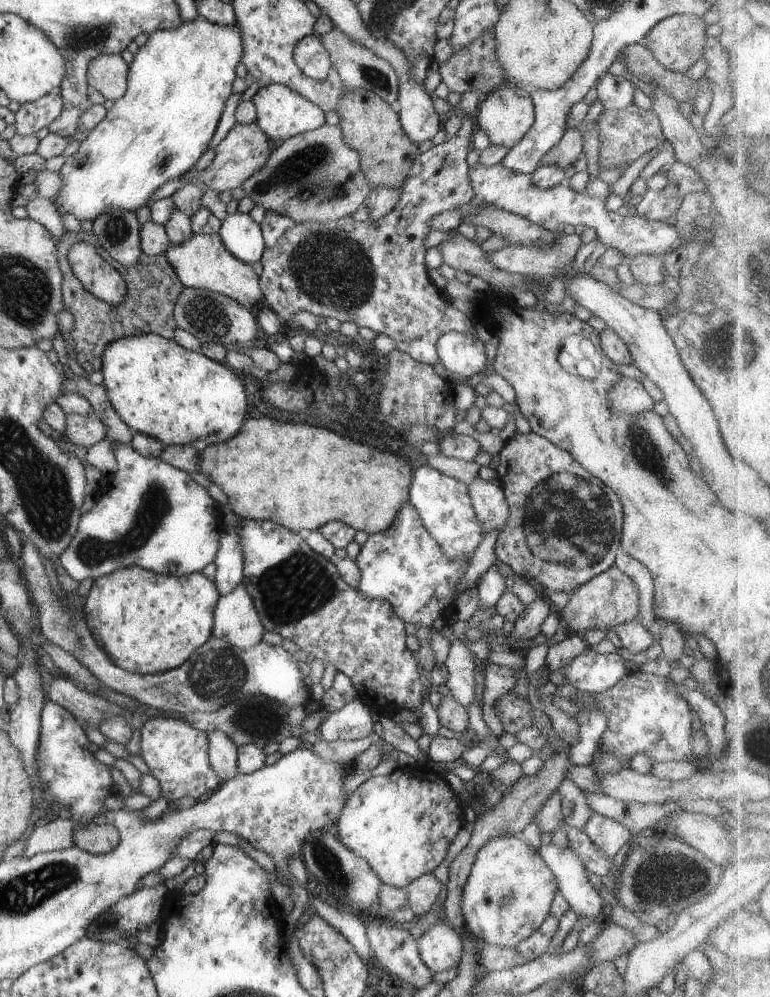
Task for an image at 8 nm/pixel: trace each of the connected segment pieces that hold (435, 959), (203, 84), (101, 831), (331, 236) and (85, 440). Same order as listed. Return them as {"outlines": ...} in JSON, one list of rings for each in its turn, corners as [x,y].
{"outlines":[[[[445,922],[432,925],[416,942],[422,962],[433,975],[461,964],[460,931]]],[[[198,17],[183,21],[178,28],[150,33],[148,41],[139,48],[129,65],[124,96],[107,110],[104,120],[94,126],[78,151],[57,171],[62,176],[62,186],[53,200],[57,212],[84,222],[108,210],[136,212],[147,209],[158,188],[193,170],[214,138],[243,54],[244,40],[238,24],[218,24]]],[[[95,823],[84,828],[78,828],[72,833],[73,844],[78,849],[85,850],[95,856],[112,852],[120,842],[120,835],[114,825]]],[[[461,116],[461,122],[462,127],[450,140],[434,145],[414,159],[410,176],[401,186],[398,204],[380,220],[362,222],[349,215],[325,223],[294,222],[290,217],[266,211],[259,224],[266,248],[260,259],[263,268],[259,276],[263,304],[270,306],[283,322],[293,321],[296,312],[307,310],[314,316],[354,322],[359,328],[366,326],[377,335],[392,338],[398,350],[430,366],[439,362],[436,343],[445,332],[476,334],[475,322],[452,307],[443,291],[428,276],[428,267],[424,264],[427,252],[424,240],[432,230],[430,220],[444,211],[458,210],[475,198],[468,178],[470,166],[466,161],[468,152],[473,148],[474,120]]],[[[94,412],[87,417],[74,413],[68,414],[64,433],[70,442],[85,447],[94,446],[98,441],[107,438],[106,425],[102,424],[102,420]]]]}

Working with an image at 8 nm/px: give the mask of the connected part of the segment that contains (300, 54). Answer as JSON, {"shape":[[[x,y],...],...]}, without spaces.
{"shape":[[[309,33],[299,37],[293,50],[293,60],[304,72],[304,76],[317,81],[325,81],[333,66],[326,46],[316,35],[316,33]]]}

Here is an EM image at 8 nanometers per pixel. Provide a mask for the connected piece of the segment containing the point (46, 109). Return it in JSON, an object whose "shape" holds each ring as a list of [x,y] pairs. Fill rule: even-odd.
{"shape":[[[54,88],[38,100],[21,104],[10,118],[15,122],[16,134],[34,135],[40,128],[52,124],[62,112],[61,88]]]}

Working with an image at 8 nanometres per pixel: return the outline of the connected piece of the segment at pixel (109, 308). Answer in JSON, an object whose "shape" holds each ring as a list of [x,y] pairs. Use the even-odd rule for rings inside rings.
{"shape":[[[66,230],[64,238],[56,242],[56,248],[58,264],[60,264],[60,270],[62,270],[64,310],[74,316],[74,328],[71,334],[76,352],[76,361],[87,374],[101,370],[104,349],[115,340],[146,333],[154,333],[168,340],[173,338],[175,331],[178,329],[173,315],[174,304],[185,286],[178,280],[174,268],[164,254],[150,256],[143,253],[140,254],[136,264],[122,266],[100,246],[98,239],[92,232],[88,233],[82,230],[79,233]],[[78,242],[92,244],[98,254],[122,276],[127,292],[122,303],[110,305],[96,298],[91,292],[88,292],[82,281],[72,272],[70,262],[68,262],[68,254],[70,254],[72,246],[78,244]]]}

